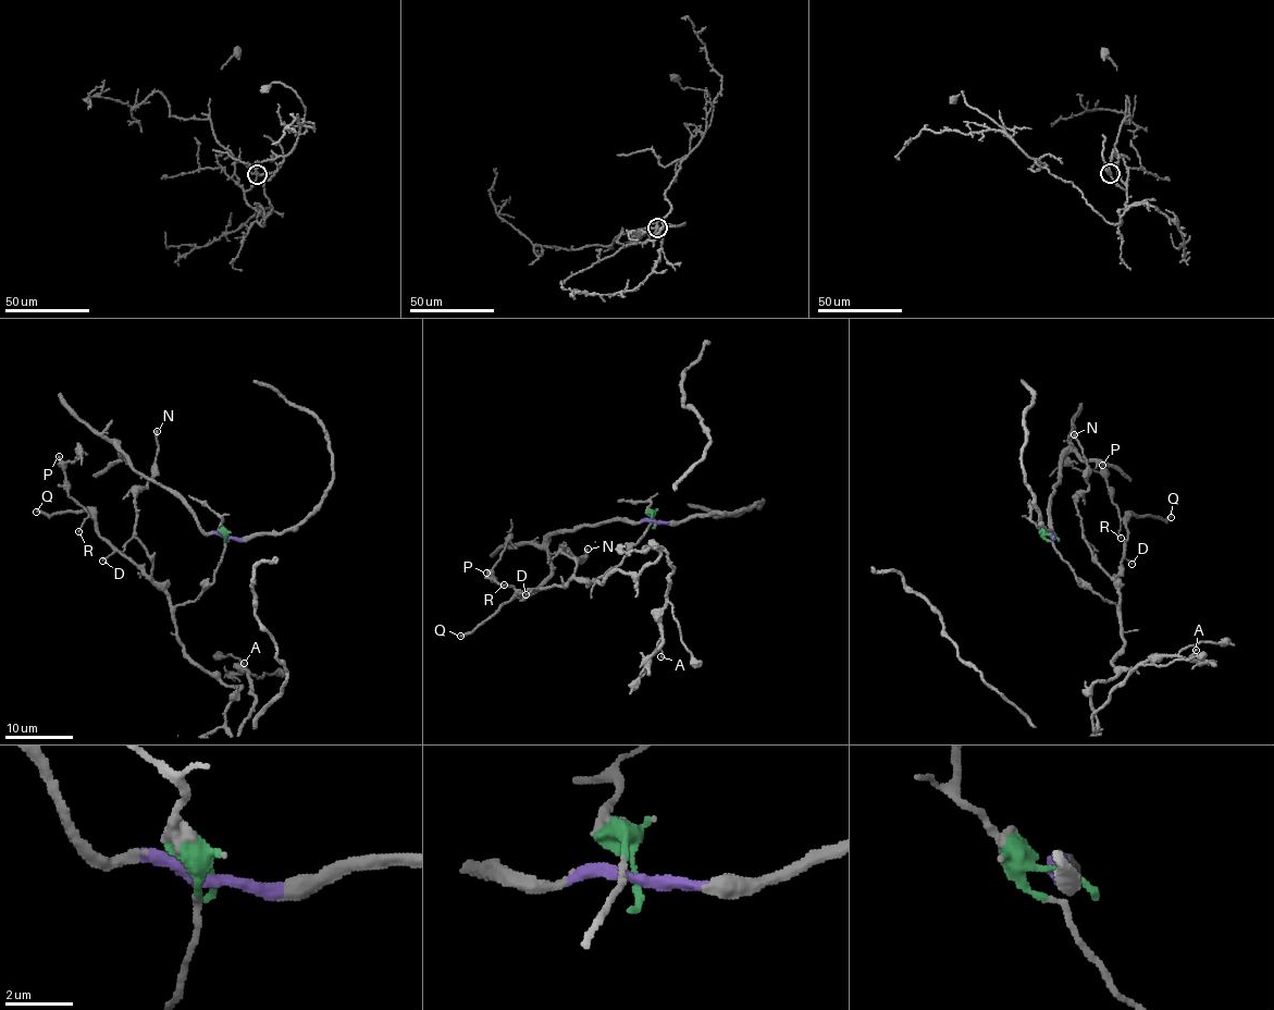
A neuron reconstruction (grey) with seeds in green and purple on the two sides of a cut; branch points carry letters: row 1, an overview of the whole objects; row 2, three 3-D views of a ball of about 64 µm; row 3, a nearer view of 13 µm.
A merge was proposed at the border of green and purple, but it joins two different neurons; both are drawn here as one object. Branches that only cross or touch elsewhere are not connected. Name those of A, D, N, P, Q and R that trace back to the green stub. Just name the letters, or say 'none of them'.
A, D, N, P, Q, R

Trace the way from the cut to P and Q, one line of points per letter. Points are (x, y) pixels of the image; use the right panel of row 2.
P: (1051, 536), (1044, 538), (1076, 580), (1118, 603), (1116, 575), (1122, 570), (1127, 522), (1111, 501), (1102, 464)
Q: (1051, 536), (1044, 538), (1076, 580), (1116, 605), (1116, 575), (1122, 570), (1127, 519), (1133, 515), (1171, 517)

